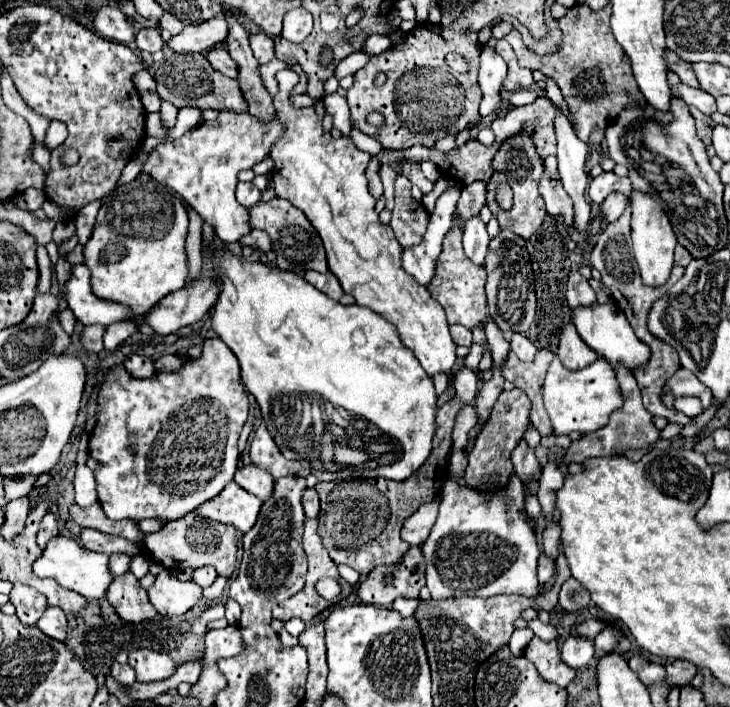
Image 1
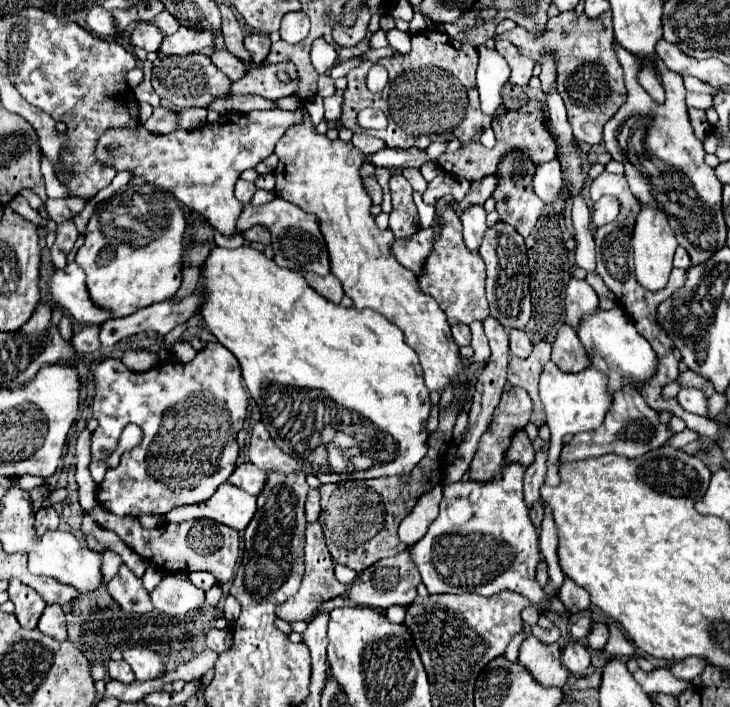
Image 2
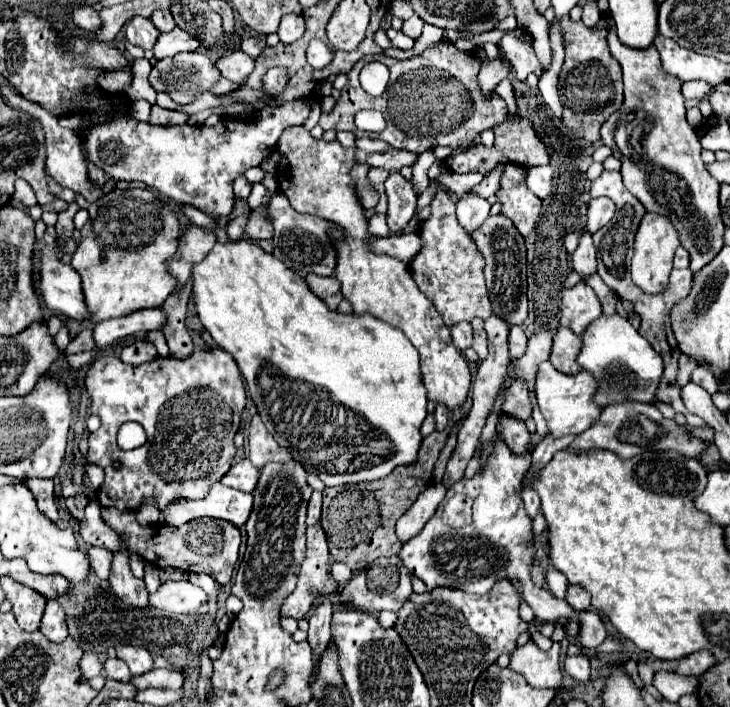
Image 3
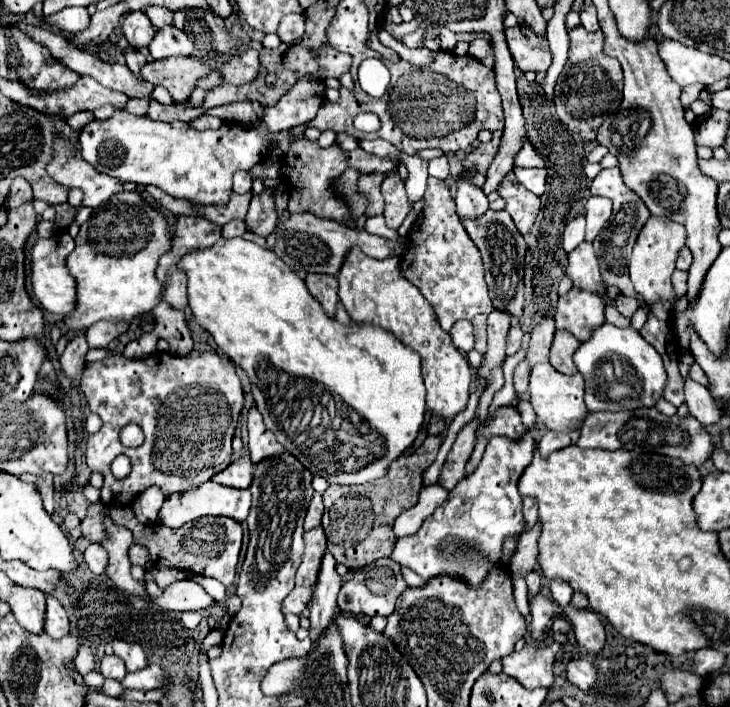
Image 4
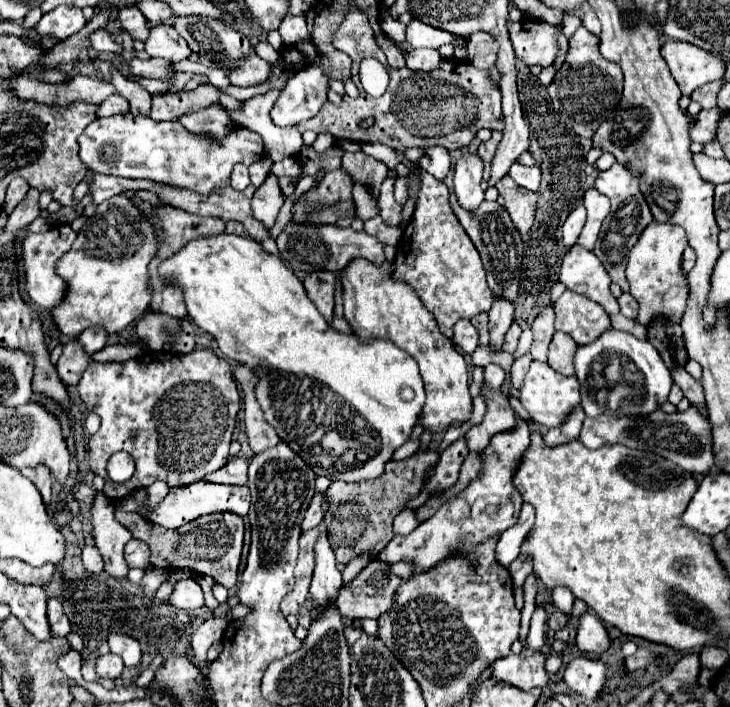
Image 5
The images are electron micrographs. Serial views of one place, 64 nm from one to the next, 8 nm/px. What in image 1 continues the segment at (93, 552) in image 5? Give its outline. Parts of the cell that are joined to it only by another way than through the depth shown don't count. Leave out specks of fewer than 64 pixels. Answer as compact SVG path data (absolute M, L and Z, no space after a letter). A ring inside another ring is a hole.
M112 554L110 556L110 568L112 568L112 574L114 576L122 576L126 572L130 572L130 556L126 554Z

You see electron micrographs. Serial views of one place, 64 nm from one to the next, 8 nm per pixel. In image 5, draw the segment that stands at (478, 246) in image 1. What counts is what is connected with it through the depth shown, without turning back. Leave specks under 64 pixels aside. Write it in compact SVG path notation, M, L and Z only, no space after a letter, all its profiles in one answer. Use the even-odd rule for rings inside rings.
M468 152L456 162L454 170L454 192L458 198L458 204L472 212L476 210L484 200L484 190L480 188L482 182L482 160Z

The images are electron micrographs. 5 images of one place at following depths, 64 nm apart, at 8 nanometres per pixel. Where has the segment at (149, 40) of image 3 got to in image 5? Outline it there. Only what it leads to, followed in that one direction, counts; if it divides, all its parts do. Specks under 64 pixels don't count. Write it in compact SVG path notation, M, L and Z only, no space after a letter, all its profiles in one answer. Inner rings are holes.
M122 6L118 10L118 20L120 20L120 26L132 36L132 40L140 40L140 42L148 40L150 28L144 20L144 14L136 6Z

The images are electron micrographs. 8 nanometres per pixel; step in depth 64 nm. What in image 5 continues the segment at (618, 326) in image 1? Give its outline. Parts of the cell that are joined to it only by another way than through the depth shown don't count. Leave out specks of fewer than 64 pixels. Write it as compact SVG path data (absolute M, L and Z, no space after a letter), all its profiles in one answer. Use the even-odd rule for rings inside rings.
M608 328L594 342L578 346L574 366L576 376L582 384L580 394L586 416L654 412L660 408L662 402L668 400L668 392L672 386L670 372L656 348L650 342L638 340L630 332L622 332L616 328Z

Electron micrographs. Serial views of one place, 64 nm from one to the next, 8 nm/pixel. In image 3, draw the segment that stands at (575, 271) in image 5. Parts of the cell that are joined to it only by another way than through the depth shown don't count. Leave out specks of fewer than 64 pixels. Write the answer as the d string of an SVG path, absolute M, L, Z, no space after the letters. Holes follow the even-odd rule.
M586 230L580 236L580 244L576 252L572 254L572 264L574 270L582 274L582 278L588 278L590 274L596 272L596 247L592 244L592 236Z

